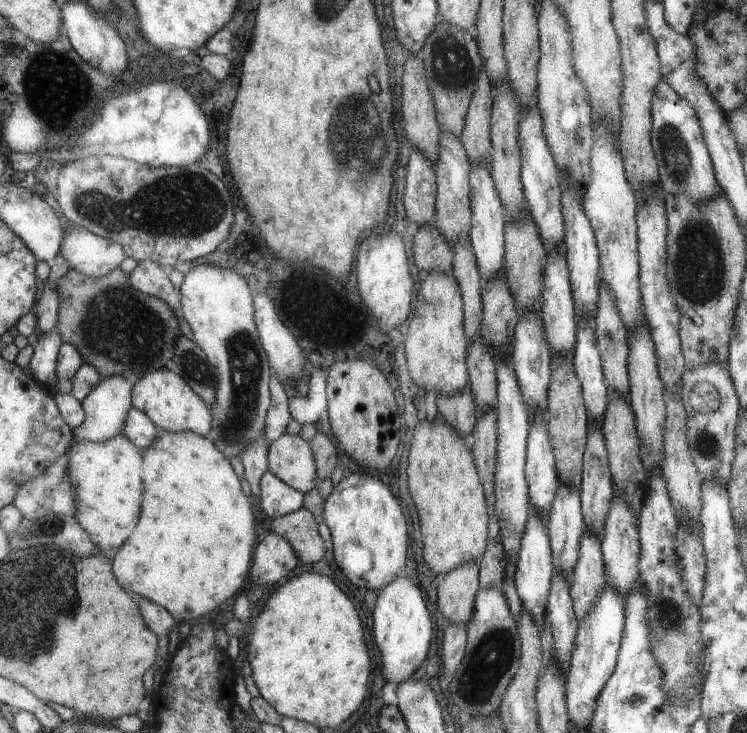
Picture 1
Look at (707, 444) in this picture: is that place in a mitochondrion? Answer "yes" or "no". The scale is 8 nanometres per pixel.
yes

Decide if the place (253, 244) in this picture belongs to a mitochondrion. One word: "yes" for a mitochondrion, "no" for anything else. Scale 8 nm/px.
no

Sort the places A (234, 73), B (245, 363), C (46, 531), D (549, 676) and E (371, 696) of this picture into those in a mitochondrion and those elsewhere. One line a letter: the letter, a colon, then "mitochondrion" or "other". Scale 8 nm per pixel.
A: other
B: mitochondrion
C: mitochondrion
D: other
E: other

